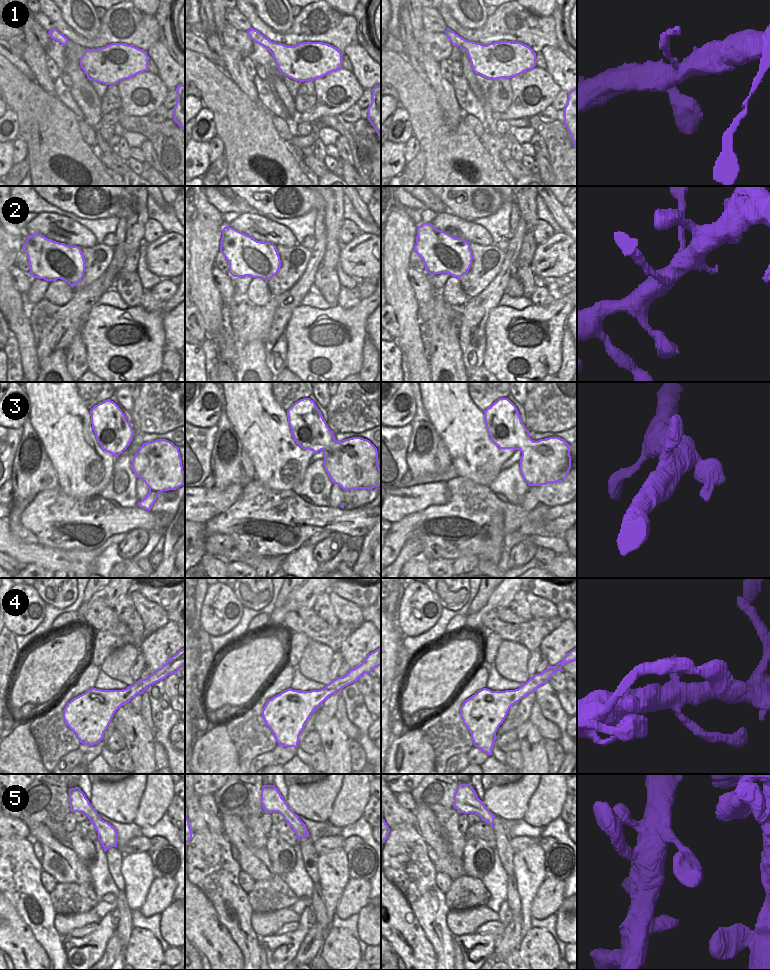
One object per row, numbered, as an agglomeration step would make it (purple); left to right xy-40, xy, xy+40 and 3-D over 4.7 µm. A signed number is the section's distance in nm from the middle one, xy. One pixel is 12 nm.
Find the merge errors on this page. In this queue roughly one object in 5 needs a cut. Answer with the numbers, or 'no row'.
1

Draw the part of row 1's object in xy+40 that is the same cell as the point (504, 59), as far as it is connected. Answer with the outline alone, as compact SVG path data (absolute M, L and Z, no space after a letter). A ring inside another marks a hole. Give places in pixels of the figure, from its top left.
M465 39L460 48L467 52L474 73L487 79L510 79L536 66L536 53L521 42L483 45Z

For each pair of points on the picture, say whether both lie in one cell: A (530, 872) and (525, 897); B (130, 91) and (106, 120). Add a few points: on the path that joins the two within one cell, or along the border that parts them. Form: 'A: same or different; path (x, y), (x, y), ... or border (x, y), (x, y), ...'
A: same; path (528, 878), (526, 891)
B: same; path (130, 100), (115, 115)

